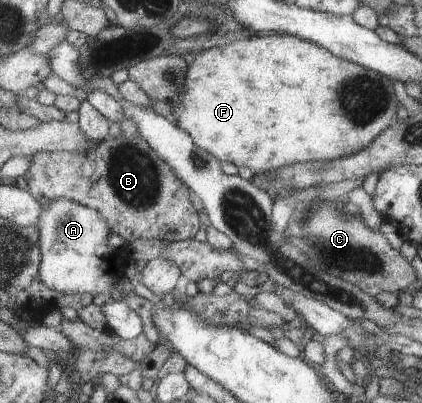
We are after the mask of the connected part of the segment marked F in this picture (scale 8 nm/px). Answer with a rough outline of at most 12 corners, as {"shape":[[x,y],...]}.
{"shape":[[294,34],[197,54],[171,103],[253,173],[354,156],[391,78]]}

